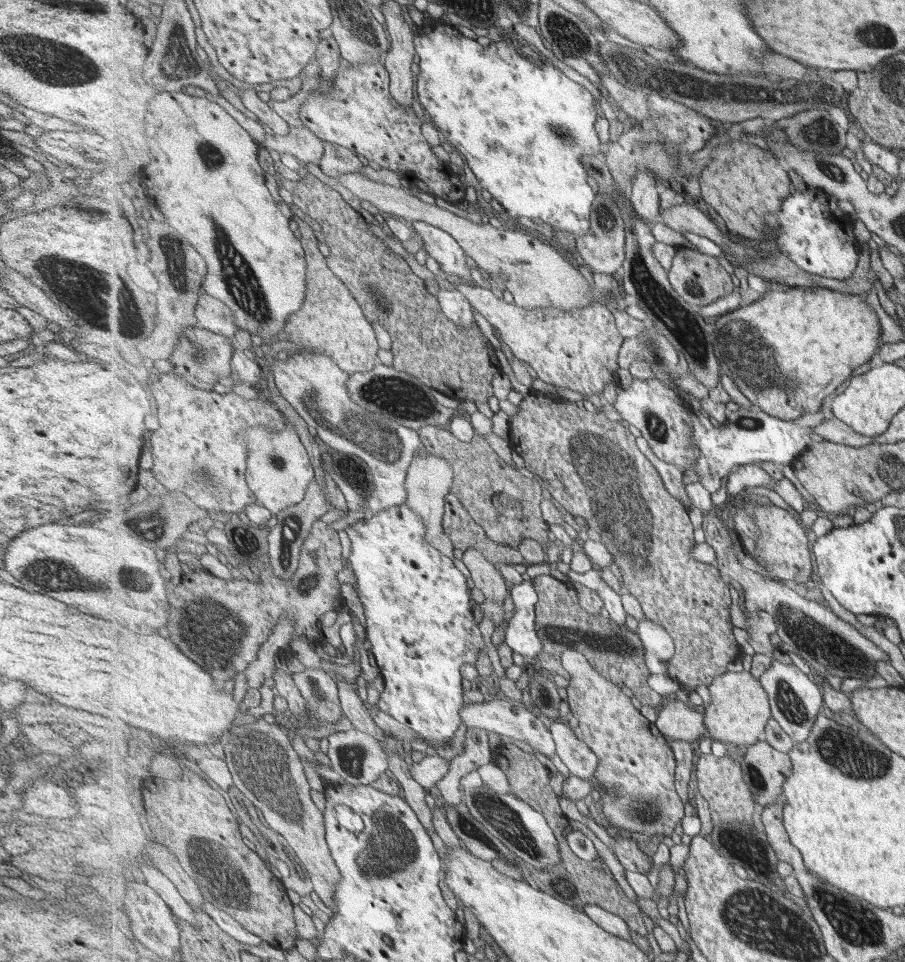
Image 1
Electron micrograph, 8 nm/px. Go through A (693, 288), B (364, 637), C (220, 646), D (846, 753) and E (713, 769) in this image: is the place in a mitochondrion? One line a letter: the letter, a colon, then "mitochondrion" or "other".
A: mitochondrion
B: other
C: mitochondrion
D: mitochondrion
E: other

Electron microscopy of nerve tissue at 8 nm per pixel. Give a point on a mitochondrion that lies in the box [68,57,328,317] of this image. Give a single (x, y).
(172, 249)

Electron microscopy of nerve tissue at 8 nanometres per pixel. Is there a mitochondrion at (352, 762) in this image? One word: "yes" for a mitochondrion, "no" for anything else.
yes

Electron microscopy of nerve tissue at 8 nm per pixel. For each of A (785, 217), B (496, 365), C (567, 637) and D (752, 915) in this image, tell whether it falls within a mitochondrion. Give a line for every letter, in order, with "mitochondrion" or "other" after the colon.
A: other
B: other
C: mitochondrion
D: mitochondrion

